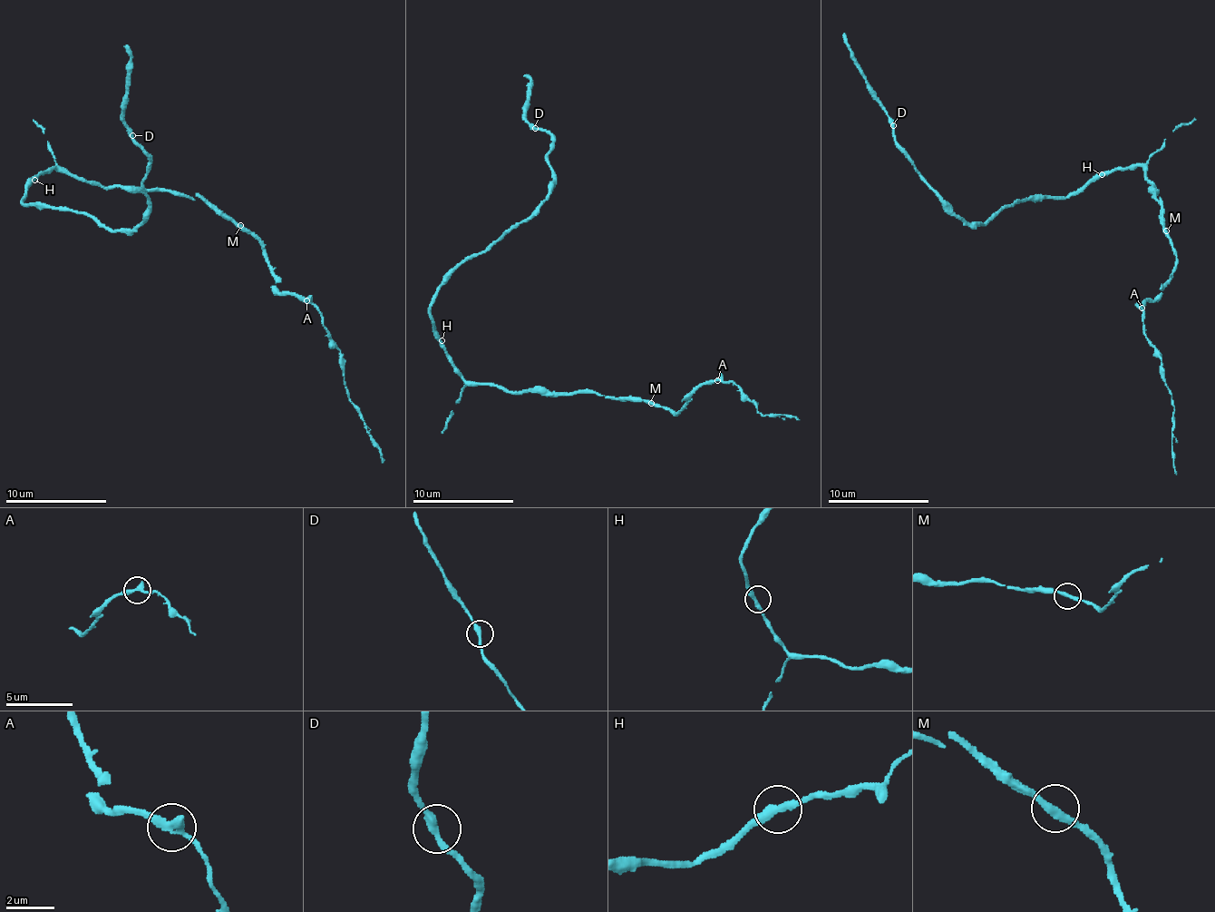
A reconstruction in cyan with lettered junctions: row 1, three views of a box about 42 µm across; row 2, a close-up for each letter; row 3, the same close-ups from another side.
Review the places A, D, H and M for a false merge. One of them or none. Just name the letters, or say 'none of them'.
A

